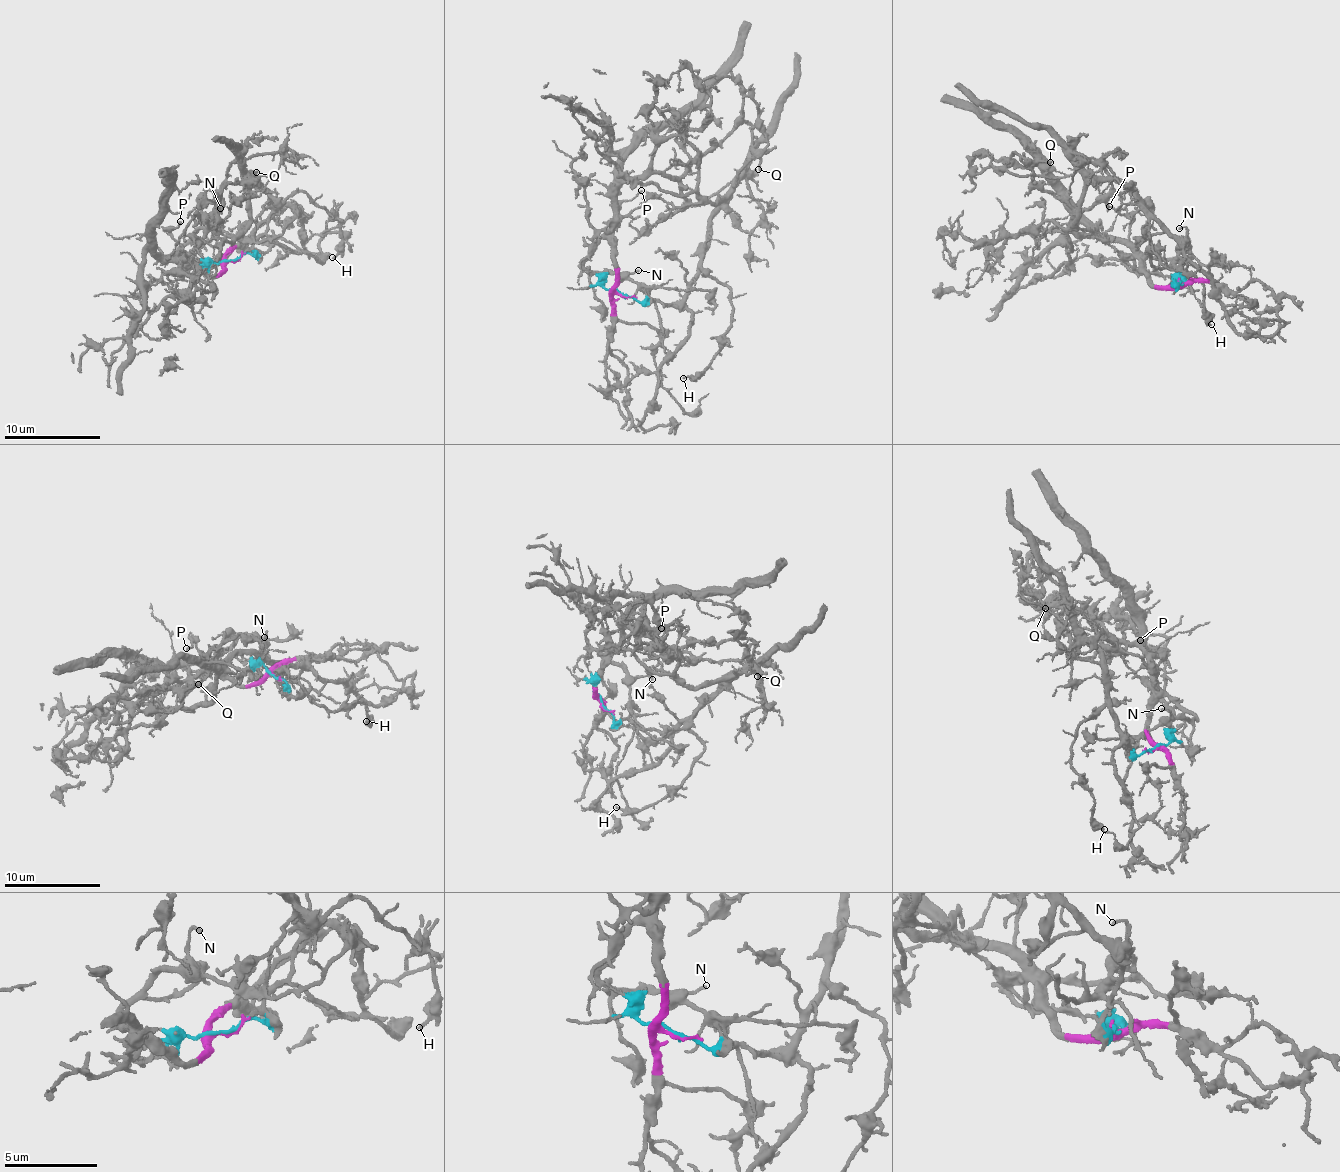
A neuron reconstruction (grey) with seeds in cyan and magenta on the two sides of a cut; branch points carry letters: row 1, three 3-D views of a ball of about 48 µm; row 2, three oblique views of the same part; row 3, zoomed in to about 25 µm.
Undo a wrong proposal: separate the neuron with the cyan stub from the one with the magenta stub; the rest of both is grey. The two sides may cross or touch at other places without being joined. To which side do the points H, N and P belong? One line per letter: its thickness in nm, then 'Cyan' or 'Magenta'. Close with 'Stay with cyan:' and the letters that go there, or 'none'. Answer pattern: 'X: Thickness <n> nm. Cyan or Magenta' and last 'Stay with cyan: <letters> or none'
H: Thickness 140 nm. Cyan
N: Thickness 140 nm. Magenta
P: Thickness 140 nm. Magenta
Stay with cyan: H

